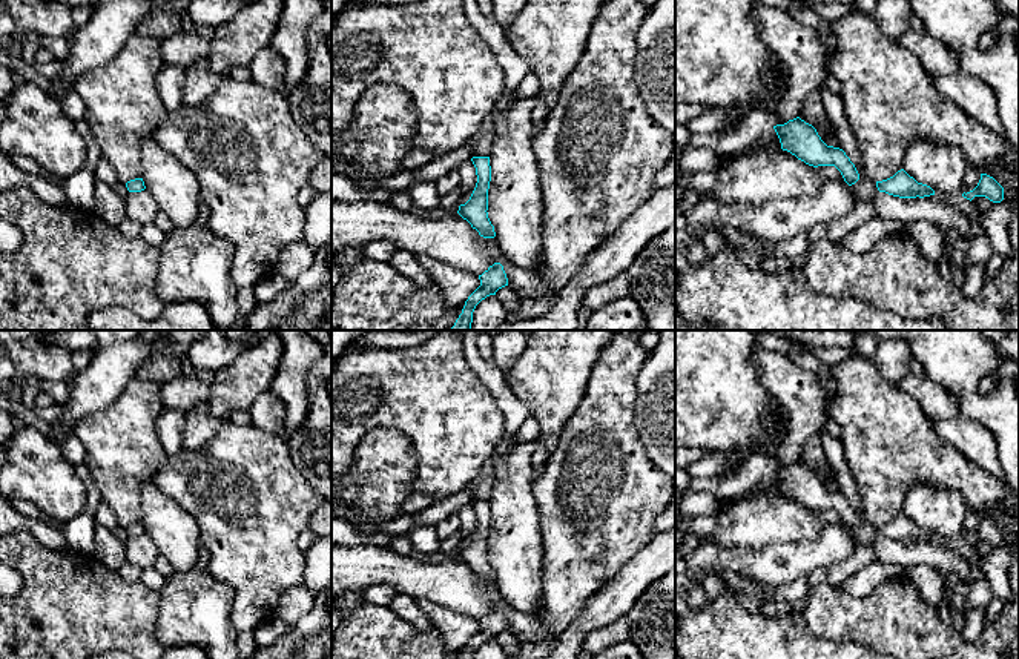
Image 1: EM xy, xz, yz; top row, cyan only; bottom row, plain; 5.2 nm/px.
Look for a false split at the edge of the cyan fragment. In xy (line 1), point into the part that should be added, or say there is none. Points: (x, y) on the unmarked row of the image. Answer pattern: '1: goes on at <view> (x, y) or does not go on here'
1: does not go on here

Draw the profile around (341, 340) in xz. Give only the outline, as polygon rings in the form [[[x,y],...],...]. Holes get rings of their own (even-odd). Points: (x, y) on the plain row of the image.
[[[331,330],[331,367],[348,346],[368,332],[371,330]]]

